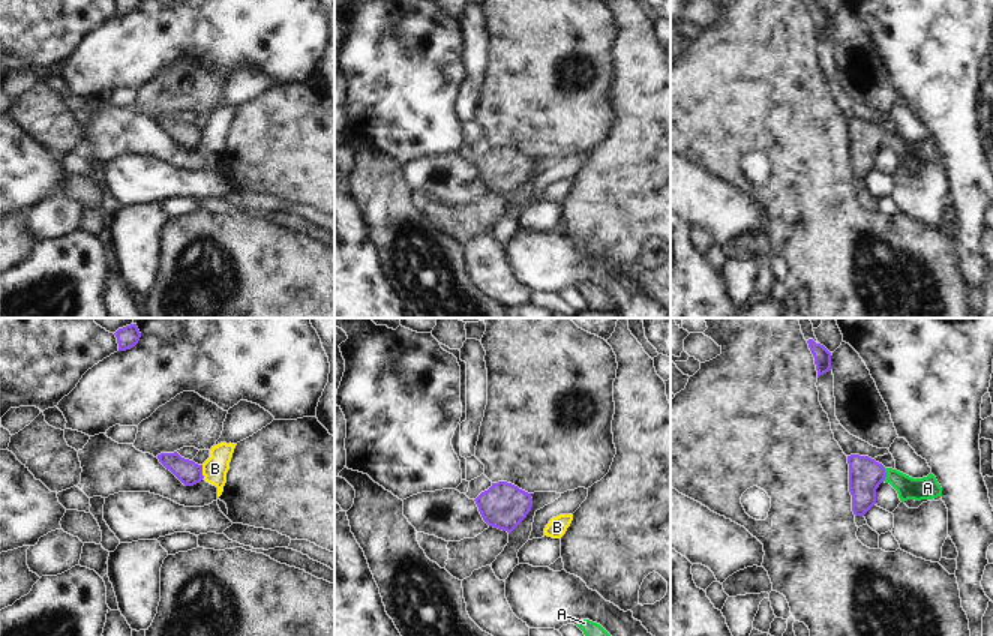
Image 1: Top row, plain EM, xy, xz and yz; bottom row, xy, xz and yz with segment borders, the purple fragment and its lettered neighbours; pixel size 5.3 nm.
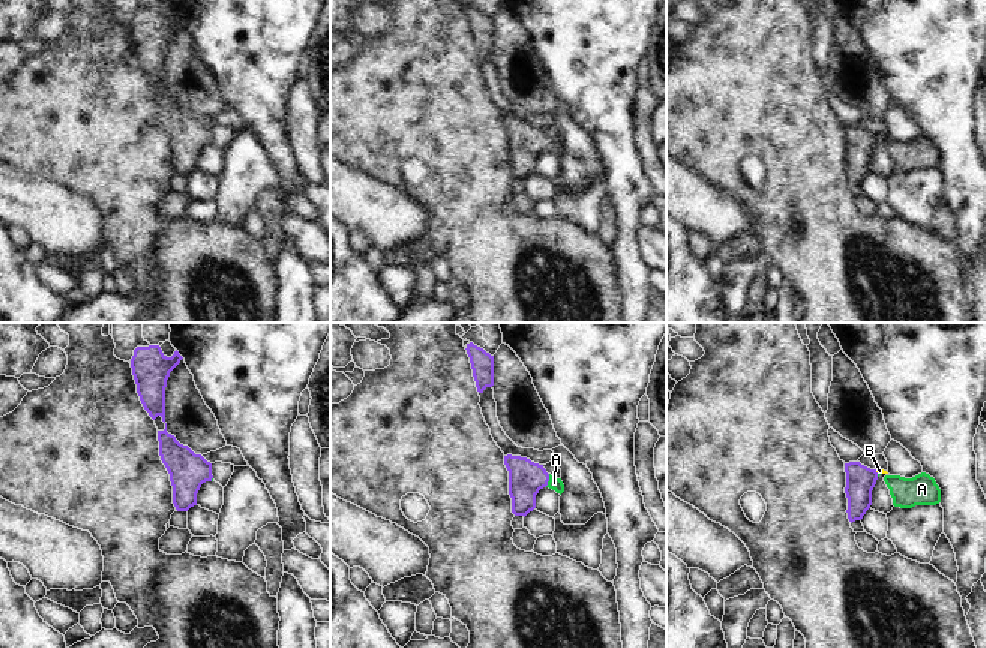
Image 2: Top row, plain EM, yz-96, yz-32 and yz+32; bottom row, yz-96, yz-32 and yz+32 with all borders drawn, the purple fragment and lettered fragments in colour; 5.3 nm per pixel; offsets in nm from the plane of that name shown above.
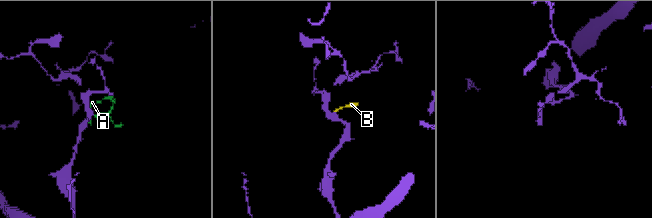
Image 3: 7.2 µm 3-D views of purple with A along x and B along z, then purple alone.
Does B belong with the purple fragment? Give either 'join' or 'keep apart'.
keep apart

